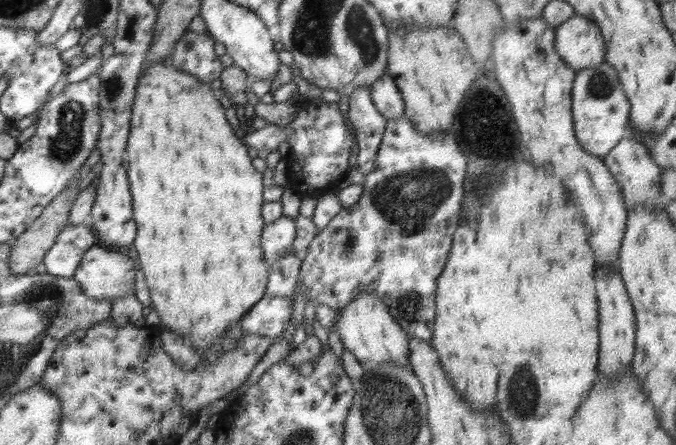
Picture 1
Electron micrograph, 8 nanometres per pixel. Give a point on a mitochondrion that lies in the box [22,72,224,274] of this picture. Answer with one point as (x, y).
(65, 145)

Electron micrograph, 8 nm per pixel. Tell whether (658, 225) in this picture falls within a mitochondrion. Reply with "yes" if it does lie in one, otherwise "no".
no

